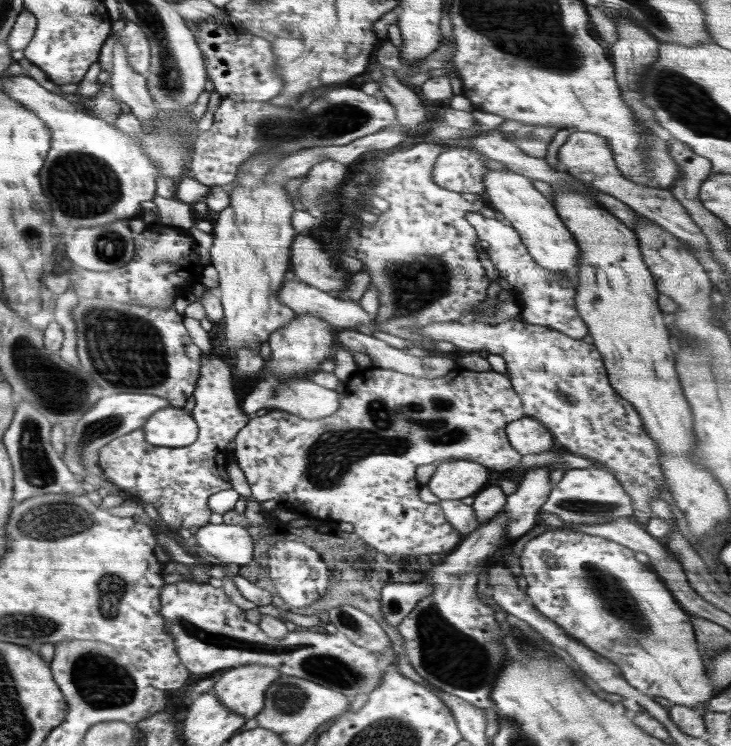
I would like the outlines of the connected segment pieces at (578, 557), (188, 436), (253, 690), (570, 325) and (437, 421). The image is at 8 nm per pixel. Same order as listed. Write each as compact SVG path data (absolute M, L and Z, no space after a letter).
M549 529L532 538L525 544L522 553L519 555L522 567L522 576L526 578L527 589L526 596L530 598L530 602L534 608L538 609L548 619L553 620L559 627L562 627L568 634L574 636L575 640L579 640L584 646L598 652L600 656L608 658L610 662L614 662L620 670L622 676L628 680L630 686L634 686L636 690L640 690L642 694L654 698L660 696L667 698L676 705L684 705L687 707L697 708L706 707L707 702L713 697L714 685L707 677L705 672L705 664L701 657L701 647L697 644L695 639L694 627L691 623L689 613L678 604L669 592L669 589L664 582L659 578L656 572L652 570L649 564L643 564L634 557L635 550L622 546L618 542L602 538L601 536L594 536L590 534L572 531L570 529Z
M172 405L149 416L142 429L146 442L156 447L186 446L198 436L198 425L192 414Z
M247 664L215 675L215 683L211 689L215 697L247 720L255 718L264 708L266 689L282 674L272 667Z
M478 211L467 212L465 219L474 227L479 240L488 242L487 253L490 260L494 263L494 268L498 269L499 275L515 292L520 302L520 315L526 323L549 326L575 339L582 339L589 334L586 323L579 317L576 310L576 285L573 278L538 266L528 254L518 231L512 225L504 225L503 221L495 218L486 218Z
M385 368L357 369L351 374L349 388L346 396L339 400L340 406L336 412L329 417L317 418L314 420L305 419L298 415L290 414L286 411L268 410L263 416L254 416L250 419L244 428L236 433L233 452L236 462L240 465L240 470L244 474L252 492L252 498L262 504L268 500L276 500L284 508L295 511L300 510L303 516L313 519L334 520L337 522L350 523L353 526L353 533L368 543L372 547L373 556L378 556L376 550L384 552L384 556L403 555L418 556L421 554L441 554L448 550L454 550L460 542L460 533L446 521L443 510L440 505L429 505L422 502L419 498L420 483L416 480L416 469L420 465L442 463L443 461L470 460L488 470L498 472L508 469L518 468L521 460L521 454L516 452L510 444L507 437L506 427L510 422L518 420L525 416L521 403L521 396L513 389L508 376L502 373L490 370L485 372L470 371L461 368L454 368L444 376L438 378L424 378L419 376L410 376L397 370Z

